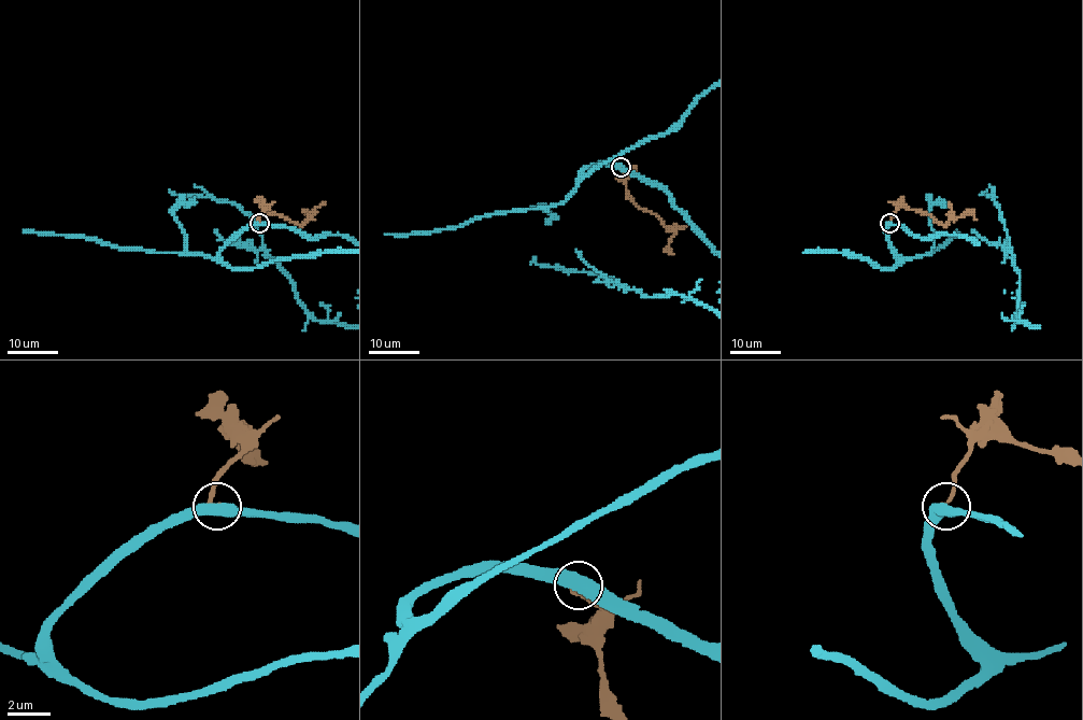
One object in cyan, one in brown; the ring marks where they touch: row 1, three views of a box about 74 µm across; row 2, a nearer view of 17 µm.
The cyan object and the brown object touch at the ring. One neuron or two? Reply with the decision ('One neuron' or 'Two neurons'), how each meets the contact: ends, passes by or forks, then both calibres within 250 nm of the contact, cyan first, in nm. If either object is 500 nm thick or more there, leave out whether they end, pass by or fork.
One neuron. Thickness 550 nm (cyan) against 240 nm

